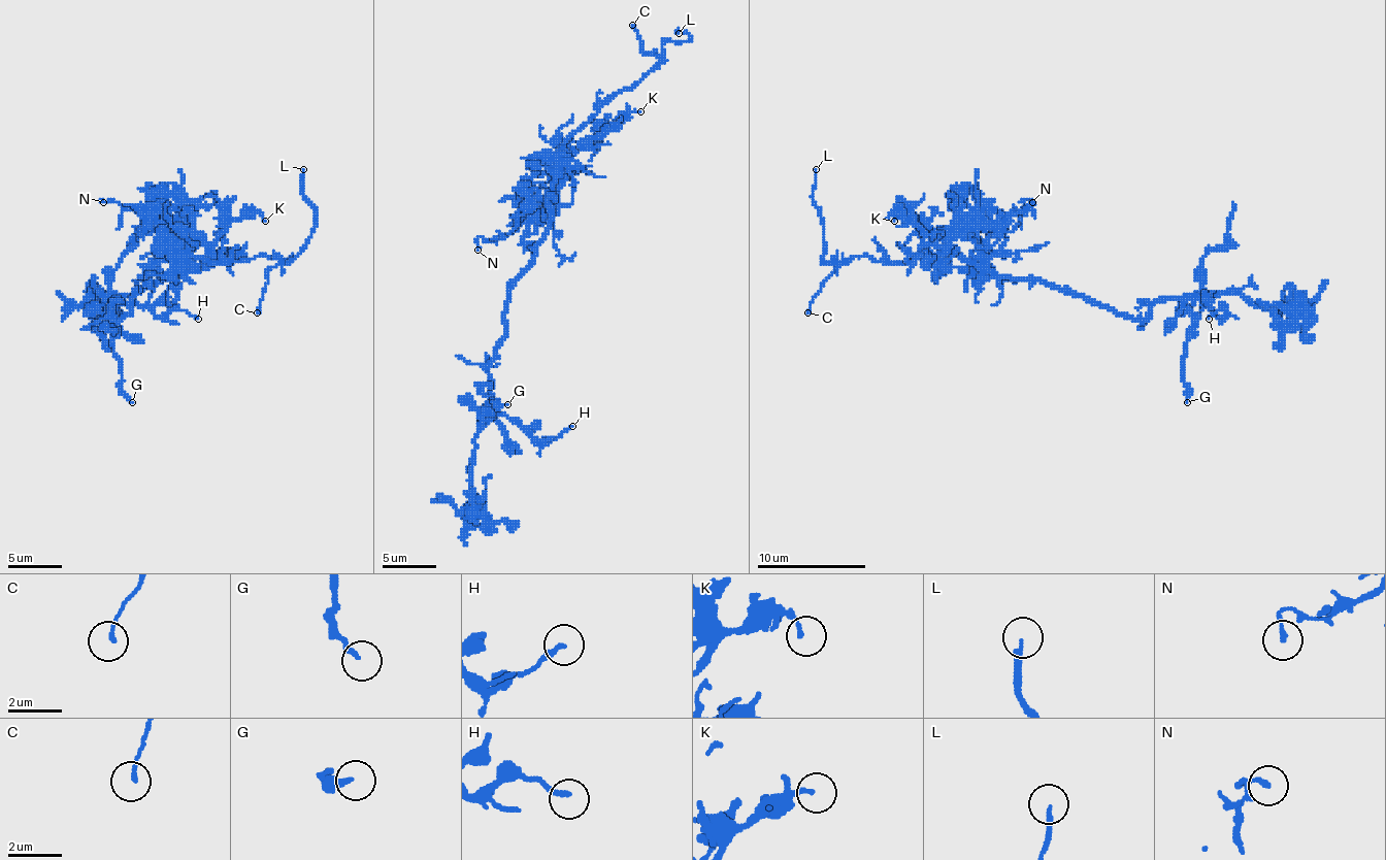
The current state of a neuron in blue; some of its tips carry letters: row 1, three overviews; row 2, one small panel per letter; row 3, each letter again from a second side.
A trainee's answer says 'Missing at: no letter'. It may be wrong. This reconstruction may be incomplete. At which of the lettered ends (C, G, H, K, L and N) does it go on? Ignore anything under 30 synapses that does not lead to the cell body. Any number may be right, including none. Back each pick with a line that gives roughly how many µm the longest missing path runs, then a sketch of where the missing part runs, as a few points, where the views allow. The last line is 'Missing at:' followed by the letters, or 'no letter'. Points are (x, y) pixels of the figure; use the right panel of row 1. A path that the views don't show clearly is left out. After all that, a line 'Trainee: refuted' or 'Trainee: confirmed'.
L: 50 µm
Missing at: L
Trainee: refuted

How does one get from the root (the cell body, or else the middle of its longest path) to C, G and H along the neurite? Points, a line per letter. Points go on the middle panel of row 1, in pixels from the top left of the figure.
C: (537, 244), (548, 226), (556, 153), (659, 60), (642, 50), (632, 25)
G: (537, 244), (534, 263), (510, 291), (504, 334), (489, 364), (491, 416), (483, 418), (491, 402), (507, 404)
H: (537, 244), (534, 263), (510, 291), (504, 334), (489, 364), (491, 402), (542, 442), (556, 439), (572, 426)

